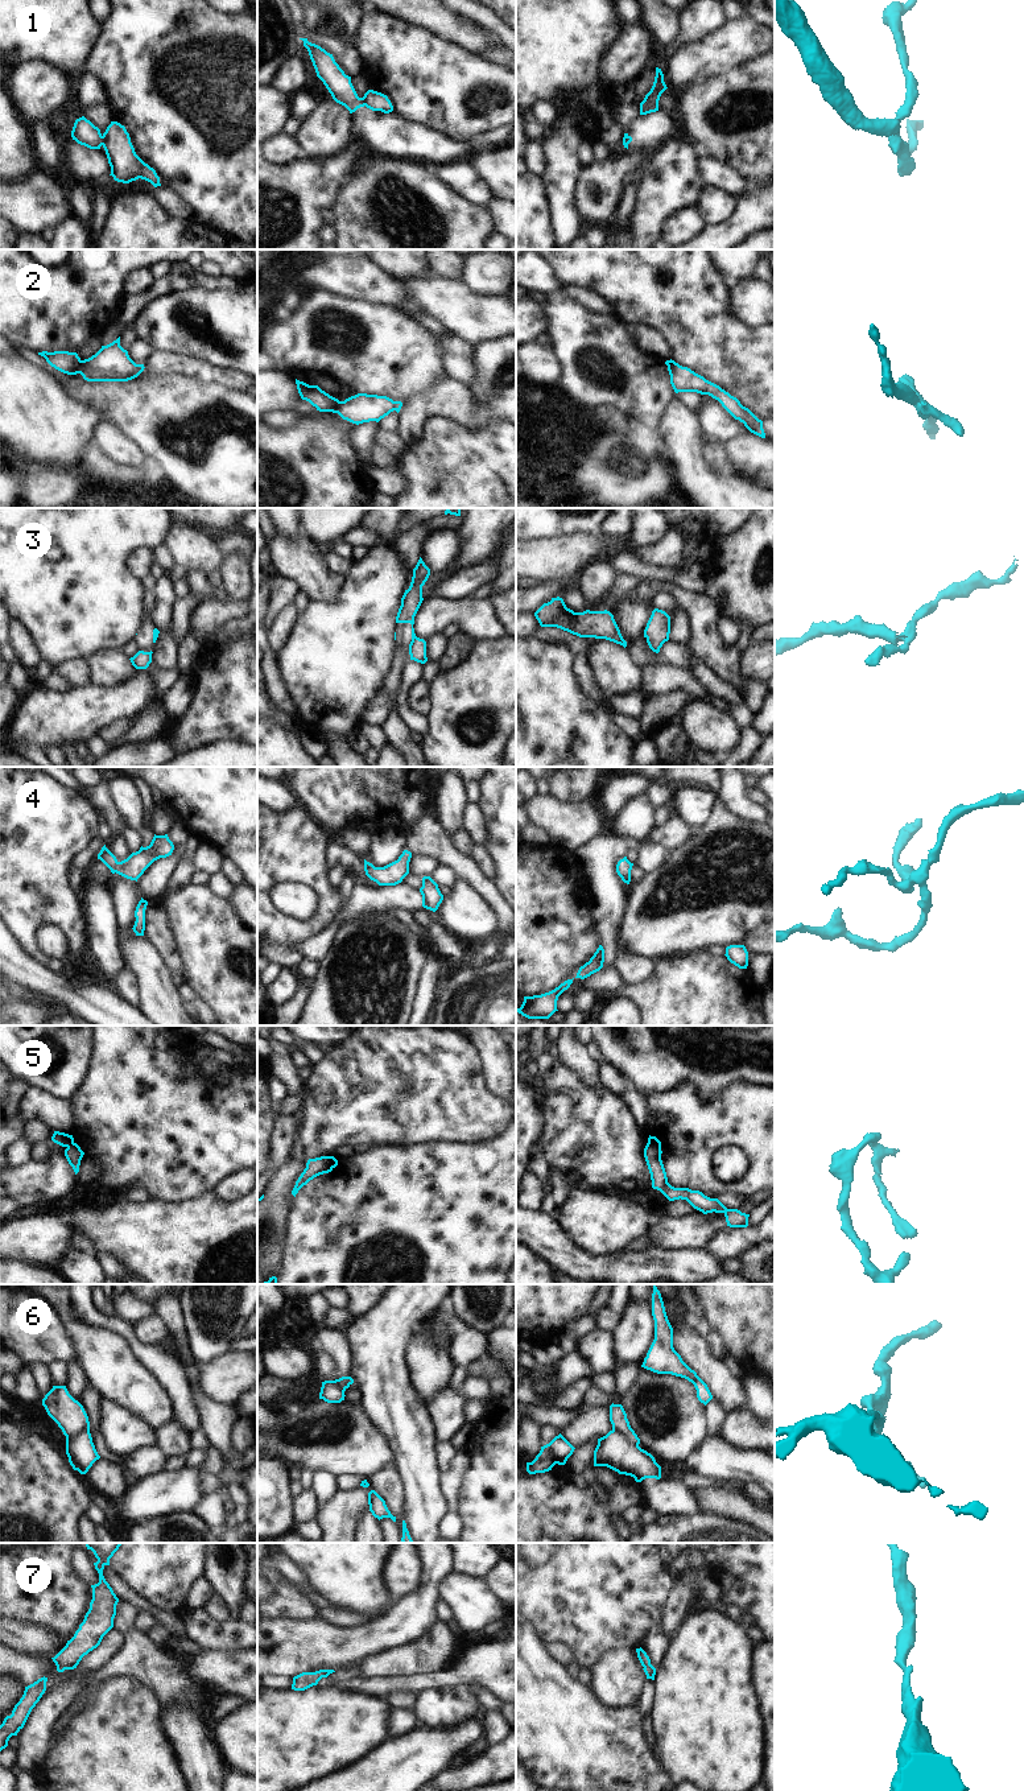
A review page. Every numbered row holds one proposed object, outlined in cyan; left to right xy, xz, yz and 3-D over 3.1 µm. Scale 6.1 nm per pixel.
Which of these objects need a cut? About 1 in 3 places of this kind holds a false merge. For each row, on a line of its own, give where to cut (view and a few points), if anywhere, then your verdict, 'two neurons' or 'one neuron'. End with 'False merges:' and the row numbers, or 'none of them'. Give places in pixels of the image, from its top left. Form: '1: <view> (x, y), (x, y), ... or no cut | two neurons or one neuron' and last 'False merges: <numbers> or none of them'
1: xy (102, 136), (103, 144) | two neurons
2: xy (82, 360), (70, 374) | two neurons
3: xz (416, 636), (412, 639) | two neurons
4: no cut | one neuron
5: xy (73, 1142), (67, 1147) | two neurons
6: yz (612, 1430), (620, 1431), (638, 1445) | two neurons
7: no cut | one neuron
False merges: 1, 2, 3, 5, 6

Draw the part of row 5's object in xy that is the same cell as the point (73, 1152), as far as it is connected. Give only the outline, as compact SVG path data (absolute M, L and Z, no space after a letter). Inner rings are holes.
M77 1143L70 1144L65 1150L65 1156L69 1161L69 1164L73 1167L75 1175L79 1172L80 1160L83 1157L84 1152L80 1150L80 1147Z

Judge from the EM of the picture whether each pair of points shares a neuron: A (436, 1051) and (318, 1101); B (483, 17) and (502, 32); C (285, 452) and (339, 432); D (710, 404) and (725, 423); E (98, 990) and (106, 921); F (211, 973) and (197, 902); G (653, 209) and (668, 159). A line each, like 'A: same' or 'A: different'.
A: same
B: same
C: same
D: same
E: different
F: same
G: same

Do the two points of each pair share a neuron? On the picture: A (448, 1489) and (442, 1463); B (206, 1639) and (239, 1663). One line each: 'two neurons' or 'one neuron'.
A: two neurons
B: two neurons

